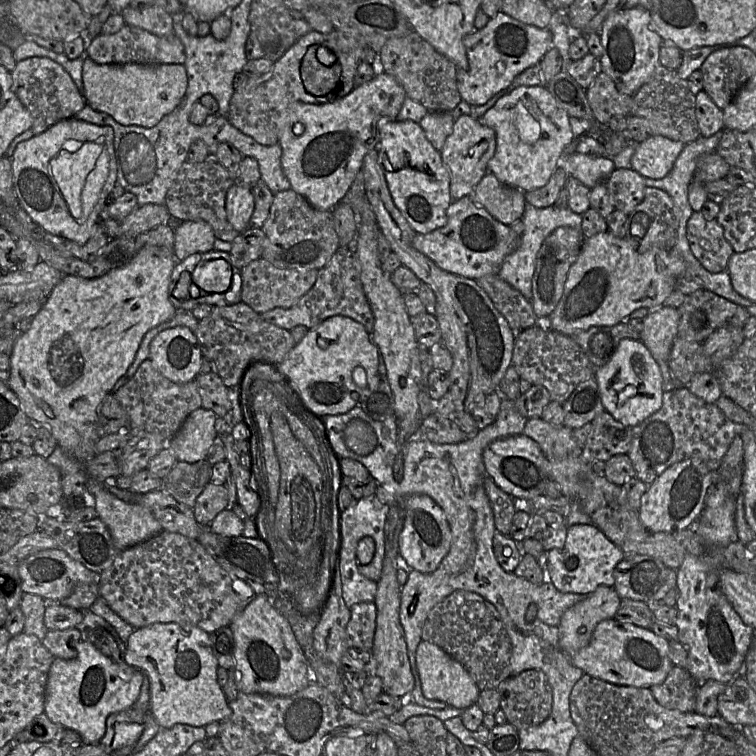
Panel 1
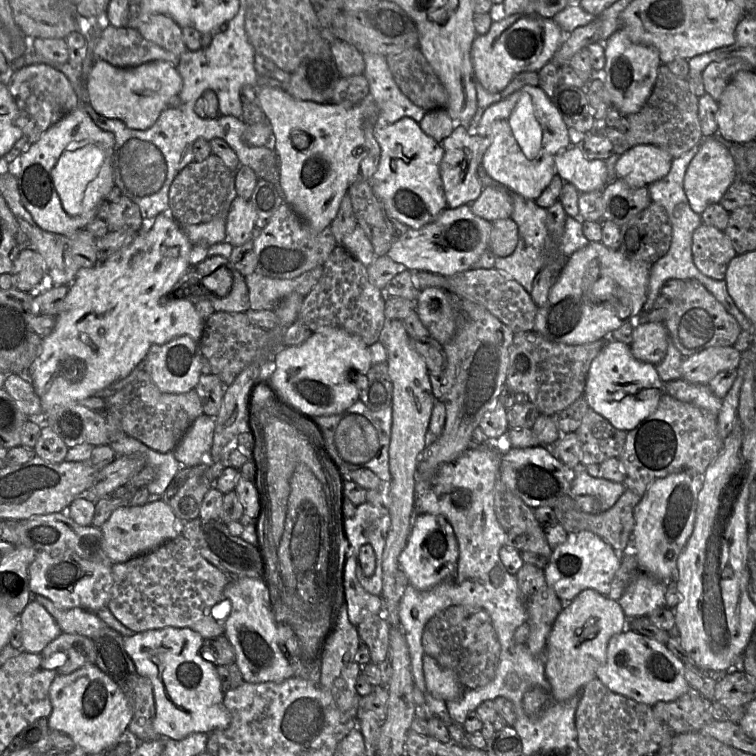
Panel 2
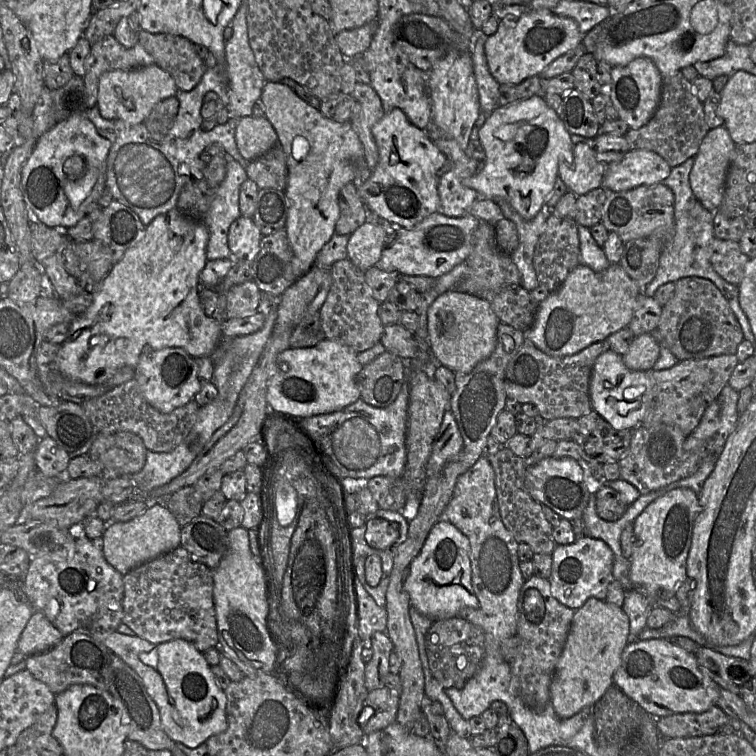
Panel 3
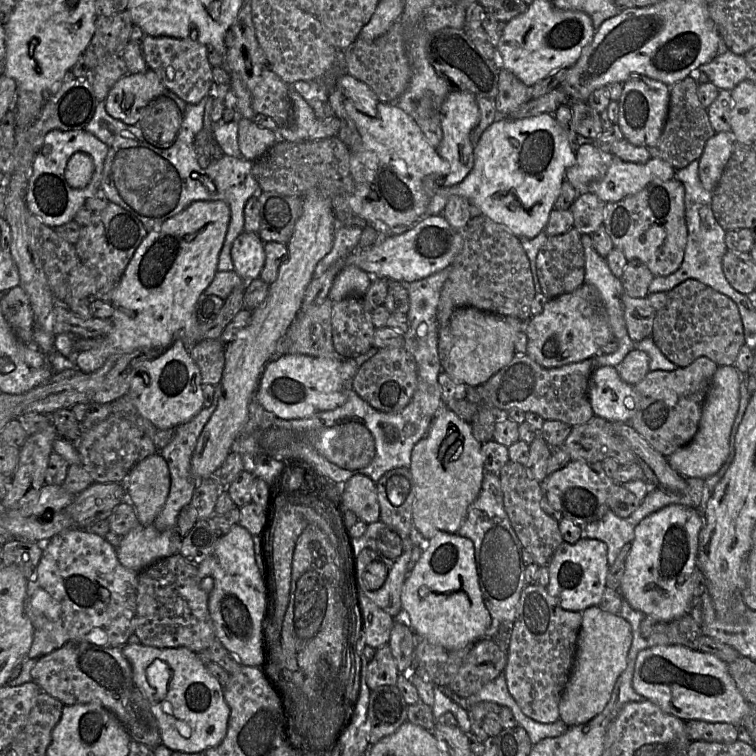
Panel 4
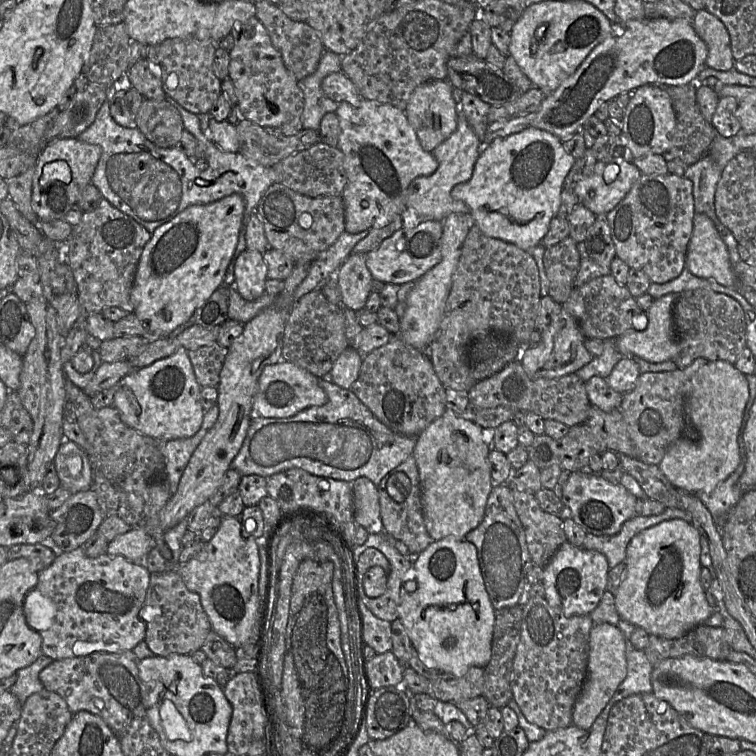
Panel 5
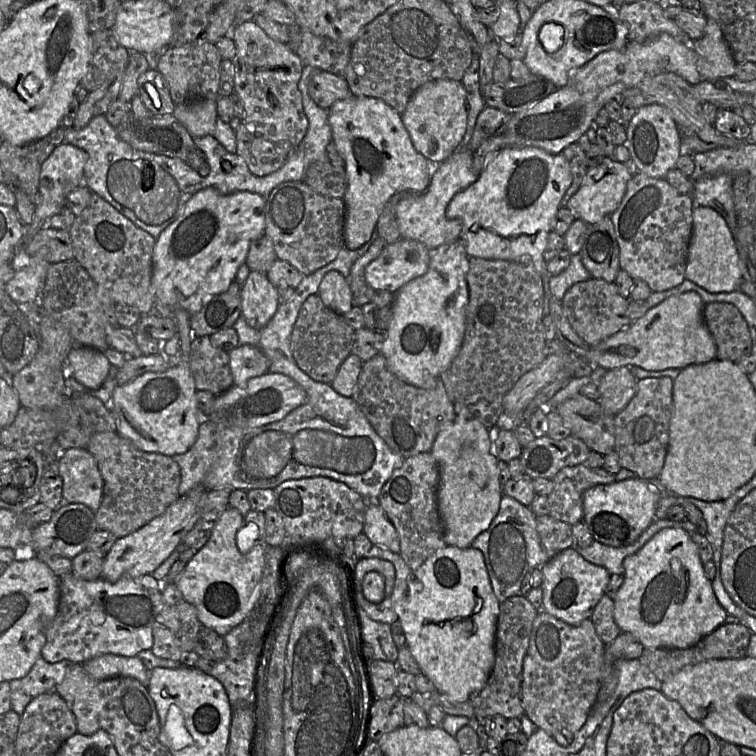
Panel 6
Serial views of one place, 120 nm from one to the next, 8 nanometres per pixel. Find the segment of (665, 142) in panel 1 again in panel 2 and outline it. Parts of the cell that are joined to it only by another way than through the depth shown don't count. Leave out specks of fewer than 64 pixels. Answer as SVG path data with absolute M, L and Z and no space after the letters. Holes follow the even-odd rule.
M636 145L619 156L615 166L616 176L630 187L648 187L669 173L673 159L659 146Z

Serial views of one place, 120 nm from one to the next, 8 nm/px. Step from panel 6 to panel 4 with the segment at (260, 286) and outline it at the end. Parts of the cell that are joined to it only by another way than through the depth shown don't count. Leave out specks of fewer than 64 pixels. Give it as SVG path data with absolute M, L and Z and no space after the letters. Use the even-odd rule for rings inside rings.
M243 231L232 244L231 257L234 271L245 283L257 279L265 263L264 242L258 233Z

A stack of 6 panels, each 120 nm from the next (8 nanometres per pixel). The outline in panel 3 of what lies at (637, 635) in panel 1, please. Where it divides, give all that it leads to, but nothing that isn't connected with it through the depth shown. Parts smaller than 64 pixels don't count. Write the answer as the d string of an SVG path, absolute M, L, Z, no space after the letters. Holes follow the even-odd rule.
M669 639L635 640L626 645L613 684L647 714L660 718L677 713L702 713L716 705L720 688L700 667L693 653Z

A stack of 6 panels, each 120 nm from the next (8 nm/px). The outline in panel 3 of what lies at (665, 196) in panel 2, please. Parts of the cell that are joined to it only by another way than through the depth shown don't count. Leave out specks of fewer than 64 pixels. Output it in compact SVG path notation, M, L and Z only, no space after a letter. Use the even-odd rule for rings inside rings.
M695 157L671 169L670 175L663 181L674 193L675 228L672 238L664 244L654 279L643 289L643 293L653 297L663 284L676 282L684 277L700 277L710 280L726 298L732 312L739 322L744 339L754 344L755 338L749 321L739 303L738 286L725 281L713 268L710 262L710 243L715 238L713 227L714 212L707 210L694 195L689 176L695 163Z

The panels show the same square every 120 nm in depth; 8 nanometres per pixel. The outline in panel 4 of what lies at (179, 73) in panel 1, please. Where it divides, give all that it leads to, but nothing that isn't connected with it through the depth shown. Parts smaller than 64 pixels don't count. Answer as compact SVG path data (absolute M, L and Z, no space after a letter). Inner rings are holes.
M151 69L143 73L120 78L109 90L105 99L107 113L127 125L135 125L143 109L156 97L169 91Z

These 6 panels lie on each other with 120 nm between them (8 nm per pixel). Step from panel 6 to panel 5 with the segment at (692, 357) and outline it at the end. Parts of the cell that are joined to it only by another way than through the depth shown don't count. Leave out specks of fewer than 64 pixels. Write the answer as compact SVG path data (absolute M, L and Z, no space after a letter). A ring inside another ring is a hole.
M669 293L654 300L644 312L647 326L644 330L629 330L615 339L618 351L624 357L638 357L651 363L674 361L679 354L673 307L678 294Z

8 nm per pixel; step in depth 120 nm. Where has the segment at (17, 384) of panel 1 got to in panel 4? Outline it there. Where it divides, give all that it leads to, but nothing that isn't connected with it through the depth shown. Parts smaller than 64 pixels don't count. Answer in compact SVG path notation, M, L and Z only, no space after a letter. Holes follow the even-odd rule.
M222 200L215 201L196 201L191 203L182 212L176 214L175 216L164 221L158 228L147 233L144 239L141 241L140 245L136 249L132 259L130 260L125 272L117 285L117 287L112 292L112 297L110 303L114 308L113 316L111 317L112 329L108 335L104 337L96 337L90 339L100 339L98 345L90 350L80 351L77 354L75 360L75 365L78 370L84 373L92 373L100 369L109 357L118 353L128 353L140 348L155 348L155 349L166 349L175 340L182 340L185 345L192 346L199 341L199 323L196 316L197 302L200 296L205 292L206 288L212 282L218 271L218 260L219 254L222 249L229 222L231 218L231 212L229 205Z

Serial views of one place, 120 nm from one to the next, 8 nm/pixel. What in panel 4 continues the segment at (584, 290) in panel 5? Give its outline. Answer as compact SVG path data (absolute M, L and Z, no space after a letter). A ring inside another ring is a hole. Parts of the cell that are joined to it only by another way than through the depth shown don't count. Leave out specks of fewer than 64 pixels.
M624 293L621 301L626 328L633 342L637 343L651 336L657 311L647 297L637 298Z

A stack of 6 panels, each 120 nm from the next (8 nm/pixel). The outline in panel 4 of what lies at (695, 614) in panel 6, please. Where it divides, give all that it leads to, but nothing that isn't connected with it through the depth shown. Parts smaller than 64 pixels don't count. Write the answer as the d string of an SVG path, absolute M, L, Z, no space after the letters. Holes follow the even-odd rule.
M678 504L650 514L636 526L619 588L621 596L633 609L659 622L671 621L689 613L693 599L691 578L697 569L698 540L702 527L700 511Z

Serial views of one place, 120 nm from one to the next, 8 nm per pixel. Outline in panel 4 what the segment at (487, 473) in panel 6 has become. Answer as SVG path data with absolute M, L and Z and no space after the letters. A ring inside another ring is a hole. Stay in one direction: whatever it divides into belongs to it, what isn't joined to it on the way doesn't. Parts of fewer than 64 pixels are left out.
M444 405L433 418L428 431L412 449L410 474L414 485L413 525L426 540L437 532L457 534L467 510L478 497L484 466L482 444L472 434L469 423Z

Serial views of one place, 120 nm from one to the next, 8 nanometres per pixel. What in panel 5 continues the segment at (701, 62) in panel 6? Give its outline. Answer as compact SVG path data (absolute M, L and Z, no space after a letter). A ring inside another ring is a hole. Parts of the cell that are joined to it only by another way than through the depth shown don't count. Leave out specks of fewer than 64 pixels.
M706 9L696 12L692 25L705 42L708 55L705 66L718 71L728 71L735 66L730 37L724 24Z

